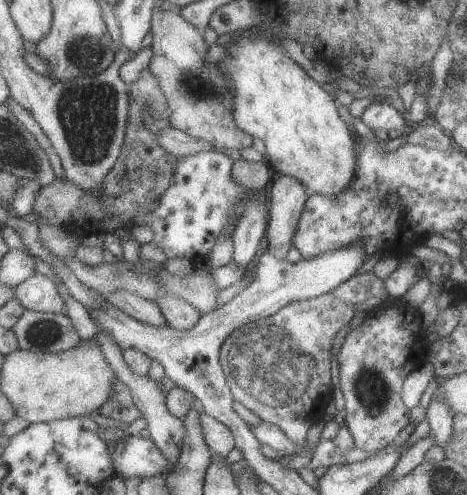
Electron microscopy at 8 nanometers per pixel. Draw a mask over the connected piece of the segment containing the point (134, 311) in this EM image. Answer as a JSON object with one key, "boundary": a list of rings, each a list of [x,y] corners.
{"boundary":[[[114,290],[106,296],[107,302],[123,310],[128,316],[158,328],[168,326],[160,306],[150,299],[142,298],[137,294],[130,294],[126,290]]]}

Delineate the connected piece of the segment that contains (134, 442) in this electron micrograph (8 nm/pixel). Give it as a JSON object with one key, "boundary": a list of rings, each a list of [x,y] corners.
{"boundary":[[[126,435],[115,443],[116,448],[111,455],[112,466],[124,479],[166,475],[173,468],[151,438]]]}

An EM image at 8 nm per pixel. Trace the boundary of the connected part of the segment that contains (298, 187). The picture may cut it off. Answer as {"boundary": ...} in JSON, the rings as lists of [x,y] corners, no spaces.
{"boundary":[[[281,175],[274,180],[269,192],[269,214],[267,250],[277,259],[286,259],[292,248],[292,238],[304,212],[308,192],[300,180]]]}

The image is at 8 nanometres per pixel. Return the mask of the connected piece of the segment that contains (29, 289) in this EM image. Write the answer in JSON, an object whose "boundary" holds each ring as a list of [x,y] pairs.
{"boundary":[[[42,272],[19,284],[15,296],[22,300],[27,309],[33,311],[63,314],[64,304],[67,305],[53,277]]]}

